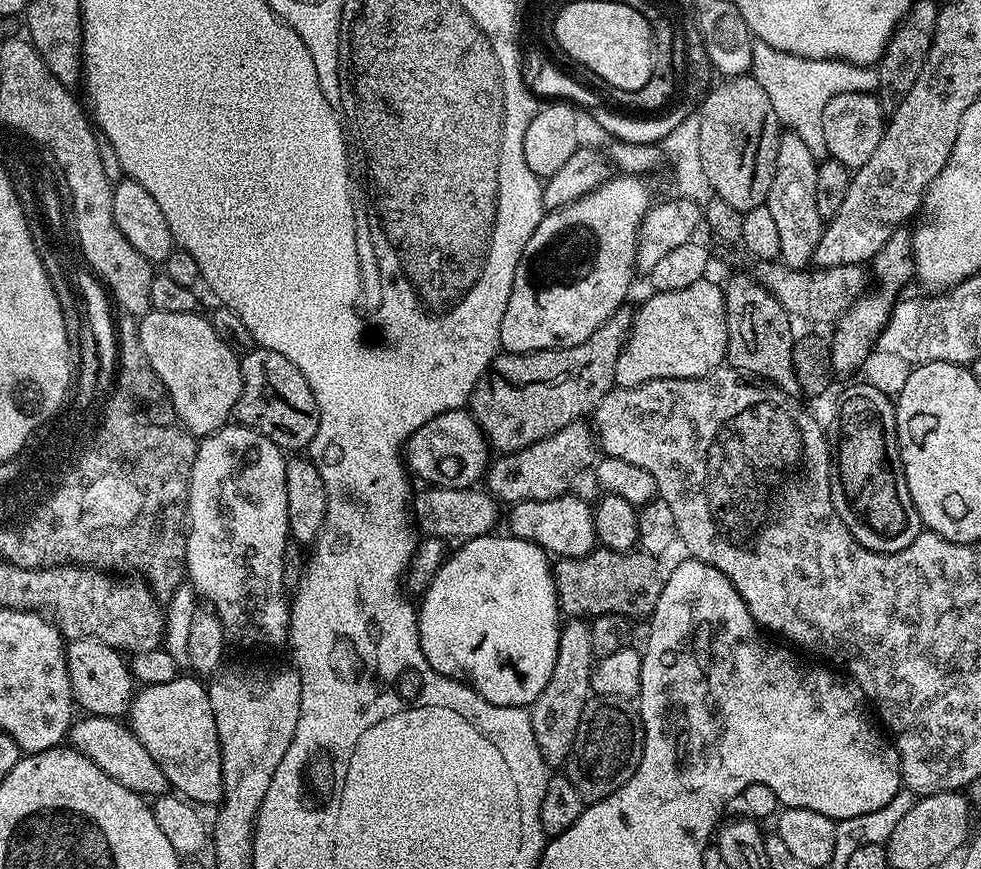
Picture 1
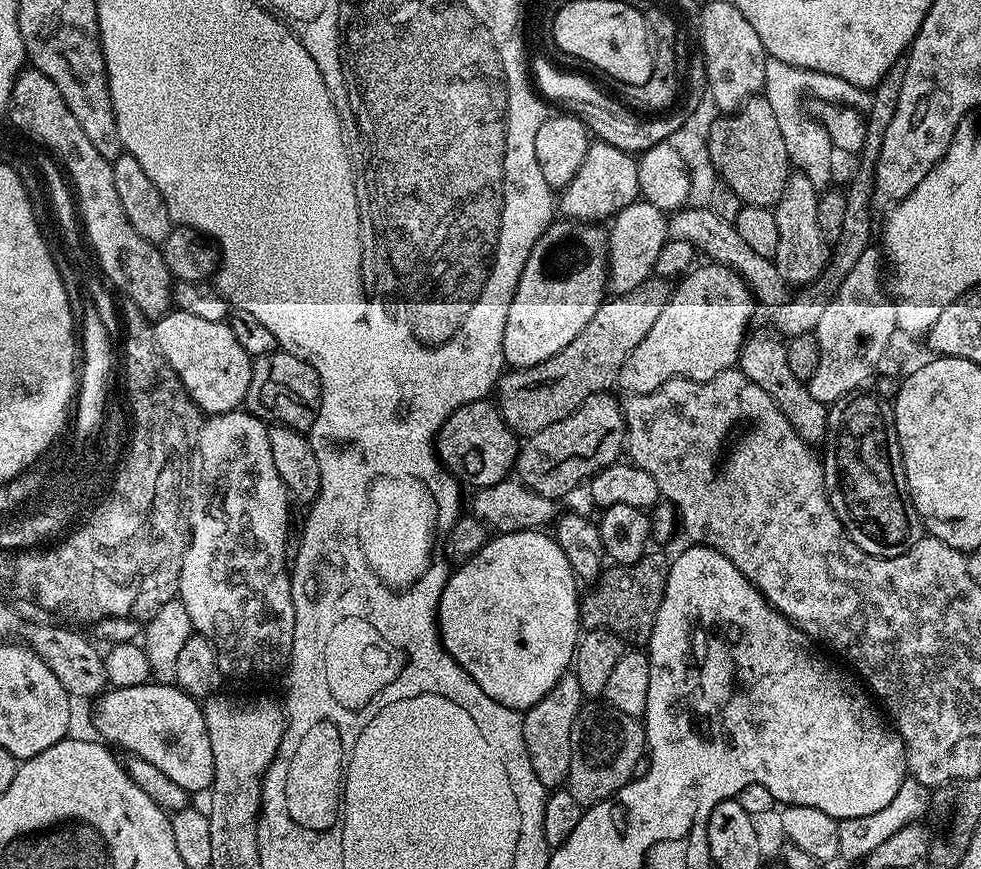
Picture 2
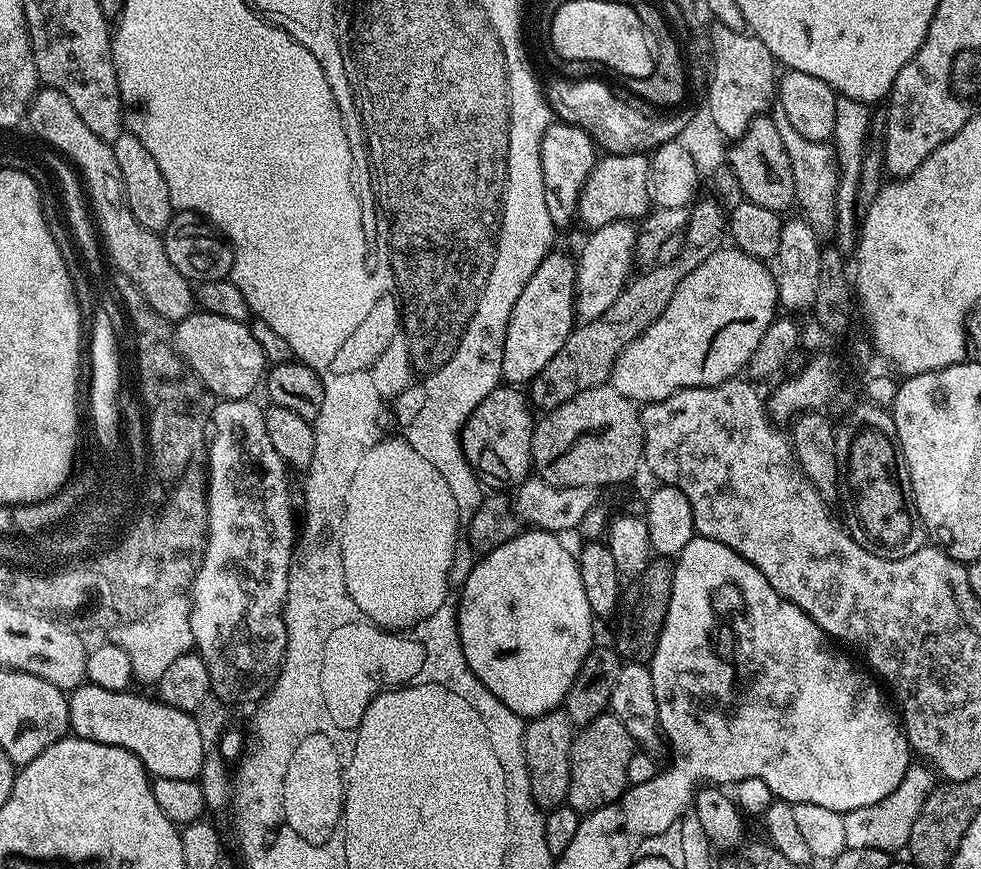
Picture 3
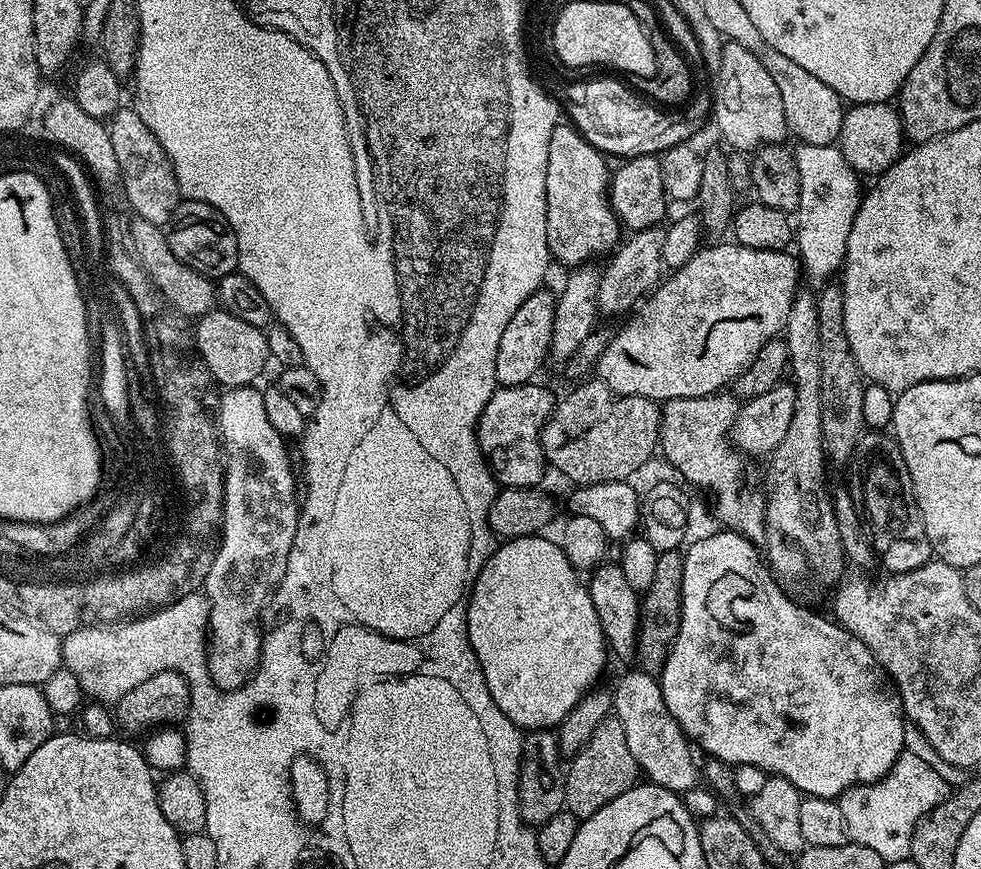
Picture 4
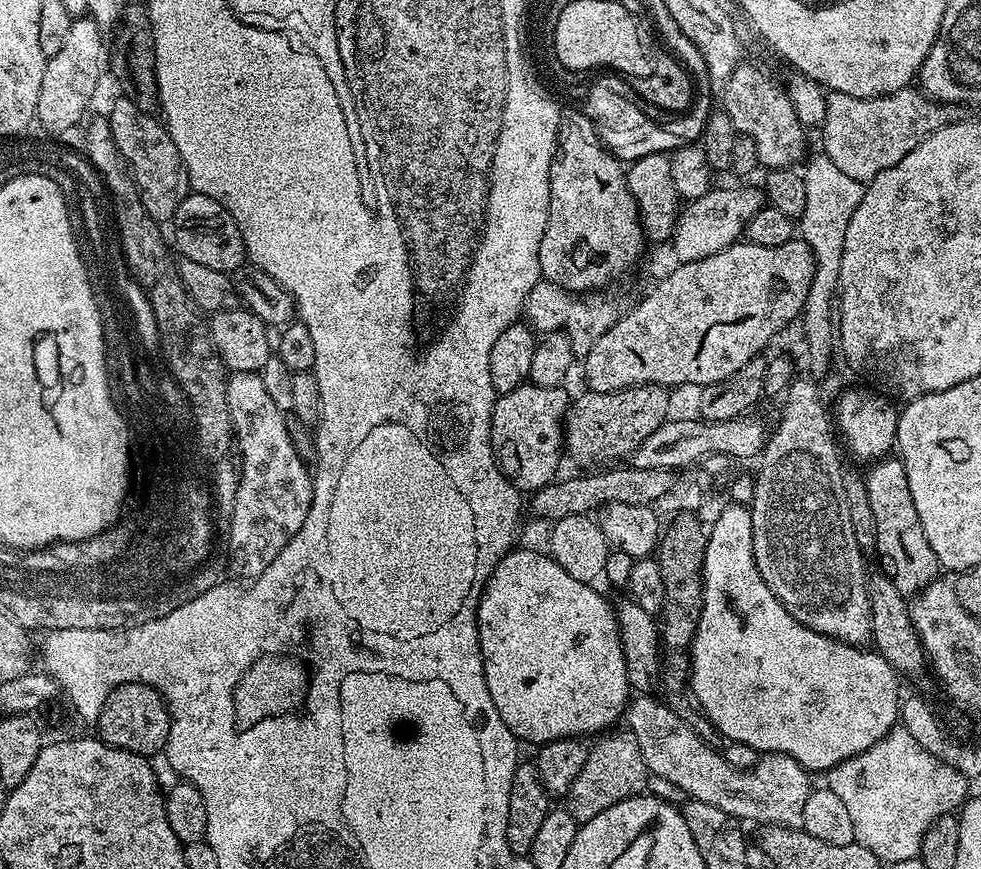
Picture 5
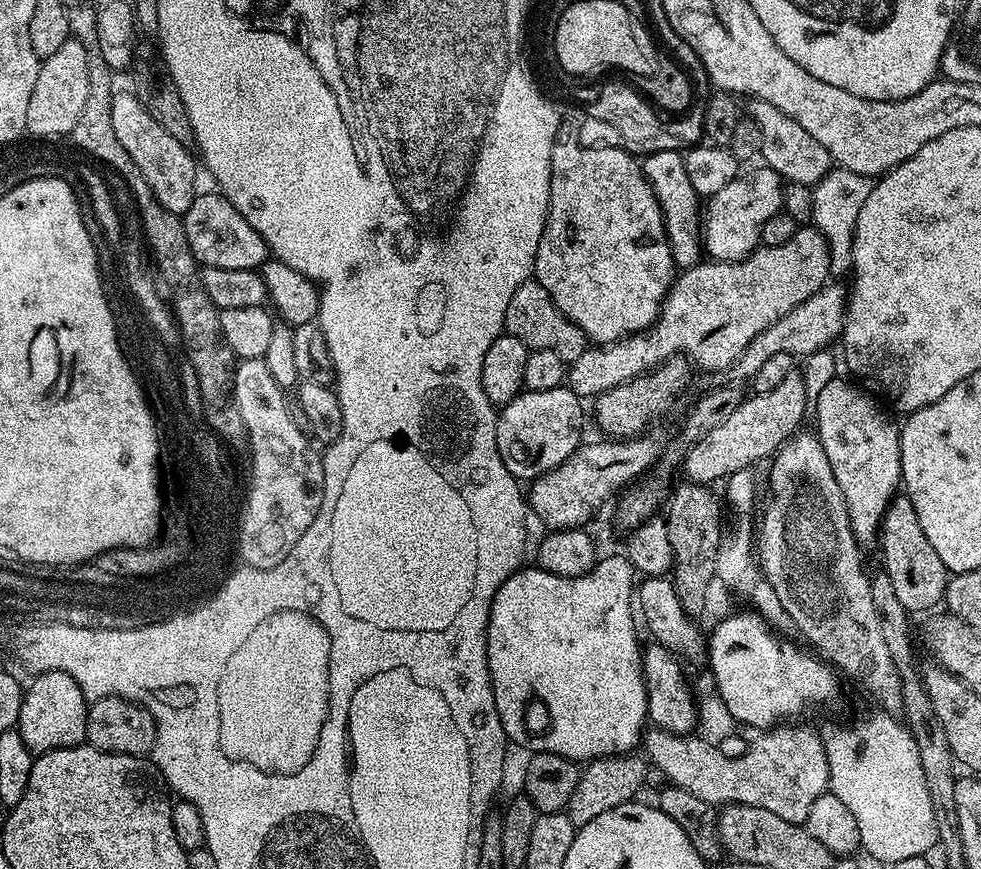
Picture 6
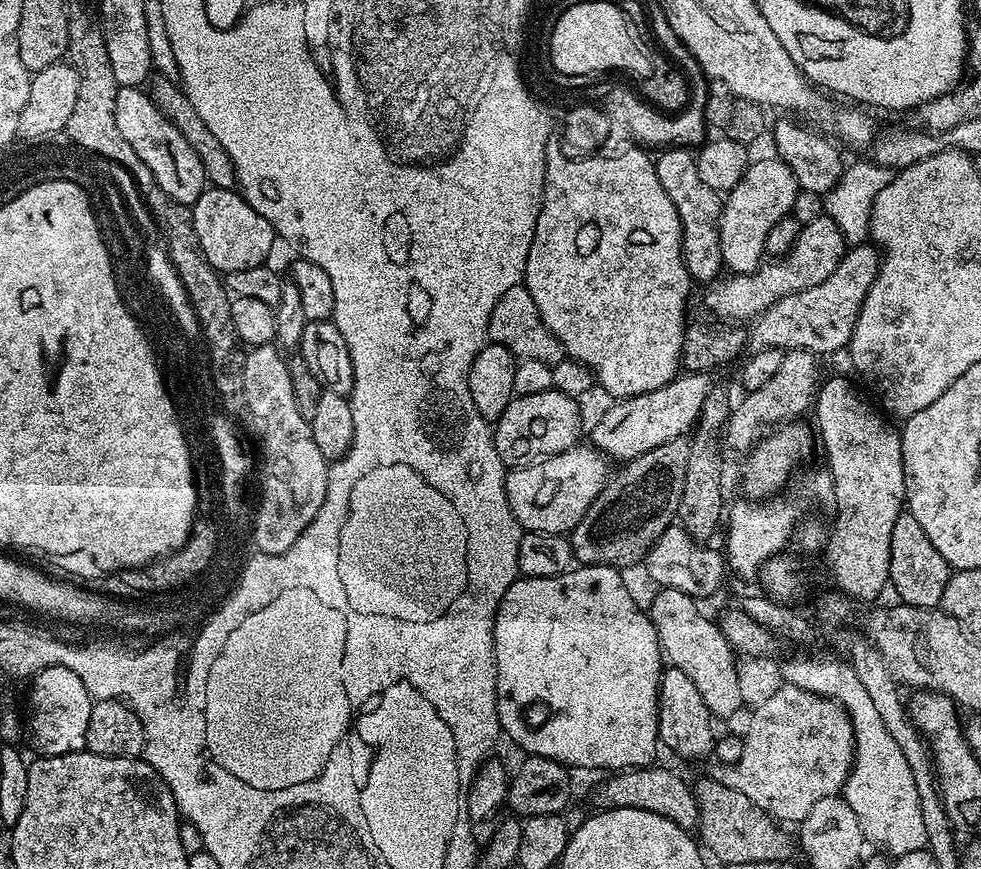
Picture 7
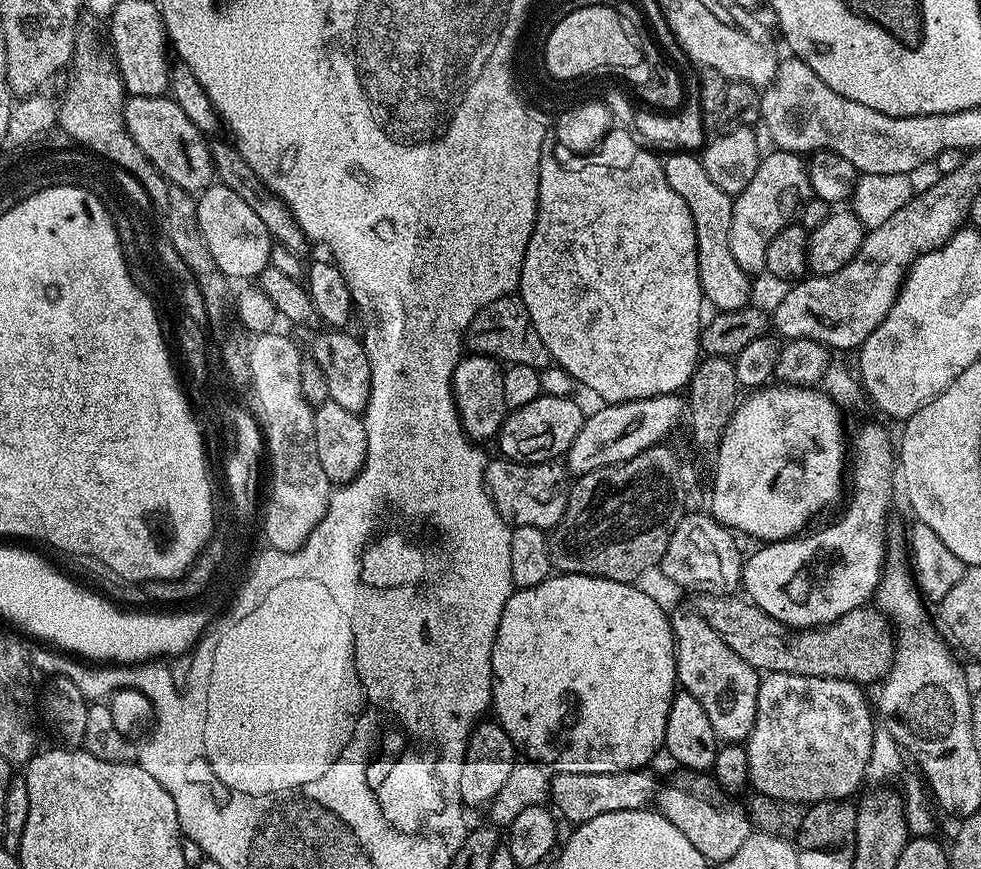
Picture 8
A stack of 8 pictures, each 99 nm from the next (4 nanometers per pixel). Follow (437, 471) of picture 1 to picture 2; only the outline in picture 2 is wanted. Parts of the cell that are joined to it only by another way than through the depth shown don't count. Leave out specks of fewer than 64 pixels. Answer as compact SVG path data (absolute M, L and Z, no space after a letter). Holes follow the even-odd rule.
M485 398L454 410L446 418L436 435L435 450L445 471L456 477L461 485L469 484L472 490L479 490L509 479L516 466L518 437L506 426L495 403Z

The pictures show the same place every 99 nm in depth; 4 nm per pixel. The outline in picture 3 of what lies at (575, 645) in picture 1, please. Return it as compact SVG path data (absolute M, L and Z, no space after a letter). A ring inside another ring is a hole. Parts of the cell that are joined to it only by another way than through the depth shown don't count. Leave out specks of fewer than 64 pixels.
M557 710L529 719L524 725L524 757L530 778L530 790L542 810L559 808L567 801L570 786L570 754L574 725L567 712Z

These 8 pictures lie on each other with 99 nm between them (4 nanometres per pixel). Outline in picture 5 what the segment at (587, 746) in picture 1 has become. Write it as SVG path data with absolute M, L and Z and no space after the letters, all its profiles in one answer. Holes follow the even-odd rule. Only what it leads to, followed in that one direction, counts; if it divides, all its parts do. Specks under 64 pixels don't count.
M627 730L615 732L608 734L613 736L605 735L600 738L605 740L598 741L596 745L593 743L589 747L586 766L582 766L582 774L574 778L574 786L570 786L566 807L577 825L585 824L590 818L602 814L602 810L610 810L610 806L618 802L641 795L647 782L649 785L650 773L642 758L642 750L638 750L638 742Z

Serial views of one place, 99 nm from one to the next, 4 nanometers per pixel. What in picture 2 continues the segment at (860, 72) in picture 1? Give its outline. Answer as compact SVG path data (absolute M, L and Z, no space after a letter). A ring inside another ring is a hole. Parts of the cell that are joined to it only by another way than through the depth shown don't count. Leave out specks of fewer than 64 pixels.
M769 58L766 62L766 78L762 94L770 102L774 110L774 118L778 118L778 130L782 130L782 138L786 142L789 161L796 164L799 171L817 190L824 190L833 182L832 180L832 156L834 149L830 142L830 134L826 134L823 123L819 119L811 120L804 116L804 95L809 92L817 96L828 106L841 104L847 108L854 108L859 112L867 114L871 109L872 92L867 88L854 86L854 82L846 82L846 78L838 78L834 74L822 74L809 68L790 66L781 60Z

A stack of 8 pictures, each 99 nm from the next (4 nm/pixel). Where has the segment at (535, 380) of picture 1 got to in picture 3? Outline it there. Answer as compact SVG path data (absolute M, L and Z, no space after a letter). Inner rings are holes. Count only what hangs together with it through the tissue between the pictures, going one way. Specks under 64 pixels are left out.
M709 198L697 199L691 205L688 225L684 227L680 241L678 258L670 258L665 264L657 263L644 270L644 273L633 275L628 285L618 294L618 299L611 304L598 318L577 323L566 338L562 350L542 366L542 370L530 381L530 400L537 409L551 410L562 406L562 402L570 402L574 394L582 394L582 390L597 388L600 384L609 383L612 379L614 362L618 362L618 354L645 332L650 325L670 306L670 298L674 298L674 290L682 286L682 278L686 274L694 274L710 254L725 247L728 231L726 209L719 200Z

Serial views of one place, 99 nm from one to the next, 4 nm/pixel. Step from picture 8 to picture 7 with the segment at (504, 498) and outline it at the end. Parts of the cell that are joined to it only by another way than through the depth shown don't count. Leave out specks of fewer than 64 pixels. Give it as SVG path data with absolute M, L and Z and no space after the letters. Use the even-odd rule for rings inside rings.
M580 442L575 448L545 456L543 460L535 460L523 468L511 469L504 477L504 489L510 510L521 529L555 536L571 533L572 528L582 522L586 510L590 510L594 498L598 498L604 489L610 475L608 464L609 457L603 452Z

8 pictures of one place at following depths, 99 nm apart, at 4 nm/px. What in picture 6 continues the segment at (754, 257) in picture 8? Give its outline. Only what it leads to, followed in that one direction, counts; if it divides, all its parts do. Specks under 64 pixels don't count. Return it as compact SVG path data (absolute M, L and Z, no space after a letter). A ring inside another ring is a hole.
M759 166L749 176L737 174L718 194L707 197L702 212L702 248L713 261L744 260L760 244L762 226L781 212L784 206L785 181L767 166Z

